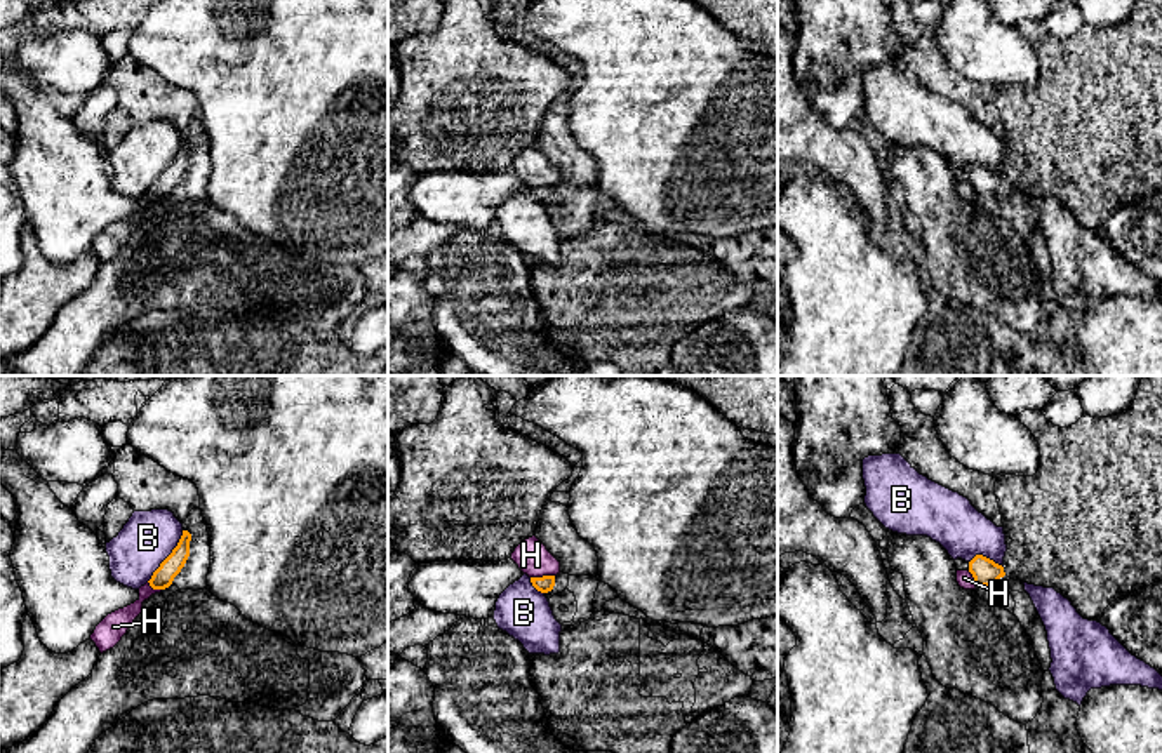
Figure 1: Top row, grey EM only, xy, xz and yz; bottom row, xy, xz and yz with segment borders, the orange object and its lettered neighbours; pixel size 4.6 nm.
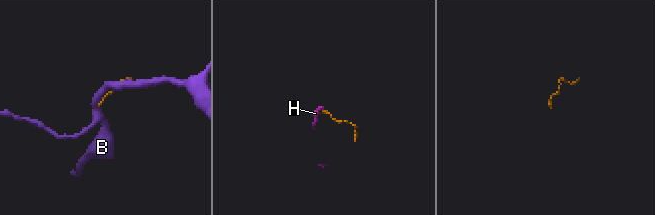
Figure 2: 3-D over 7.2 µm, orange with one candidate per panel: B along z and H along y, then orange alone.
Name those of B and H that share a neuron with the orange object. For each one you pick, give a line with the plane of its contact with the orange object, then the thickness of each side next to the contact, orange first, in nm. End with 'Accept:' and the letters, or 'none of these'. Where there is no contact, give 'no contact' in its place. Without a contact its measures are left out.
Accept: none of these

